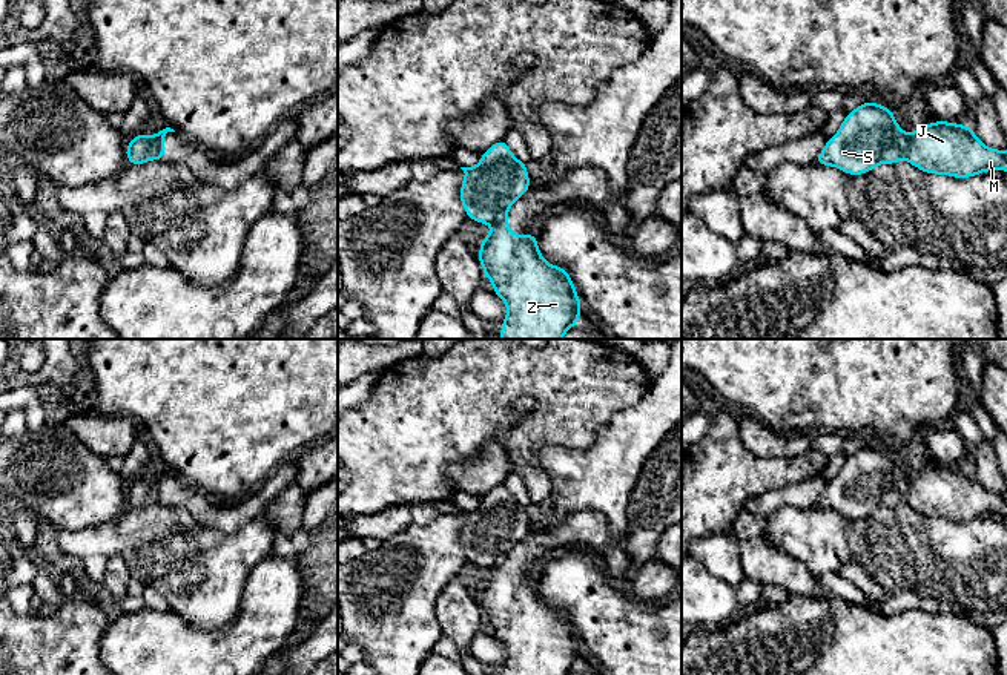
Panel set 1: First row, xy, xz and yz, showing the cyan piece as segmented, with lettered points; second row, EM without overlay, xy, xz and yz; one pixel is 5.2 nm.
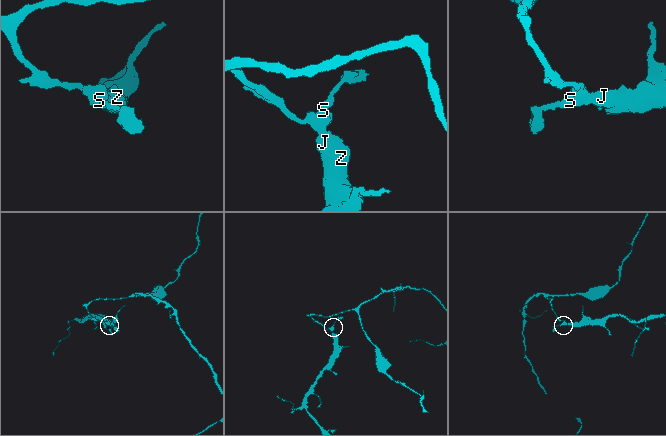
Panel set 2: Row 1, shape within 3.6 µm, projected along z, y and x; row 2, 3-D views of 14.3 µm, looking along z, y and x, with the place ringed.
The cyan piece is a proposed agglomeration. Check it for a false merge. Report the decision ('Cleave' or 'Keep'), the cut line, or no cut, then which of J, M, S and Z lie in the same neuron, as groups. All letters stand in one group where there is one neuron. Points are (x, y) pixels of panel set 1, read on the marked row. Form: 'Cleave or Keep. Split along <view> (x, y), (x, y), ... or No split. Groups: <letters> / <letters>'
Cleave. Split along xy (157, 135), (152, 157). Groups: J M Z / S

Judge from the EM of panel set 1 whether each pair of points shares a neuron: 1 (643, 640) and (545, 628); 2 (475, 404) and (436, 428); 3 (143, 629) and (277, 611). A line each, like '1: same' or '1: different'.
1: different
2: same
3: same

